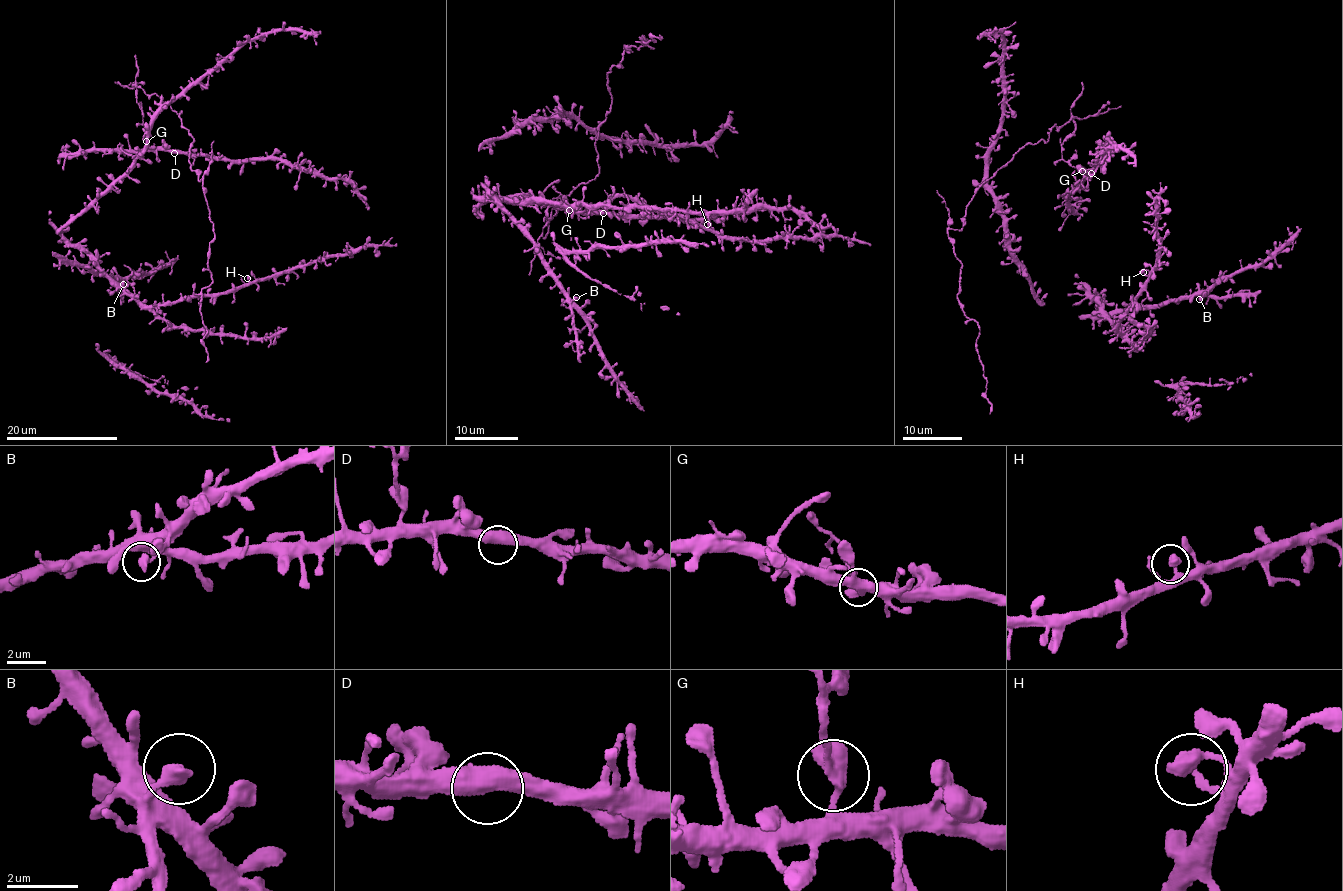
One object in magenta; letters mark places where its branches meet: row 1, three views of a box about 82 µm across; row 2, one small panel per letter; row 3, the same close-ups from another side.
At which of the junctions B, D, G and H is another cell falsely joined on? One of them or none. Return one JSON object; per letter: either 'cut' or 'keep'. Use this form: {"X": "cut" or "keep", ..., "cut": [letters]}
{"B": "keep", "D": "keep", "G": "cut", "H": "keep", "cut": ["G"]}

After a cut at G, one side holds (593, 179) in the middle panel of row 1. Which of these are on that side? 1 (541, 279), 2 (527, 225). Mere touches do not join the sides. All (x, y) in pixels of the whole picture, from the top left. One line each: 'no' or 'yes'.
1: no
2: no

